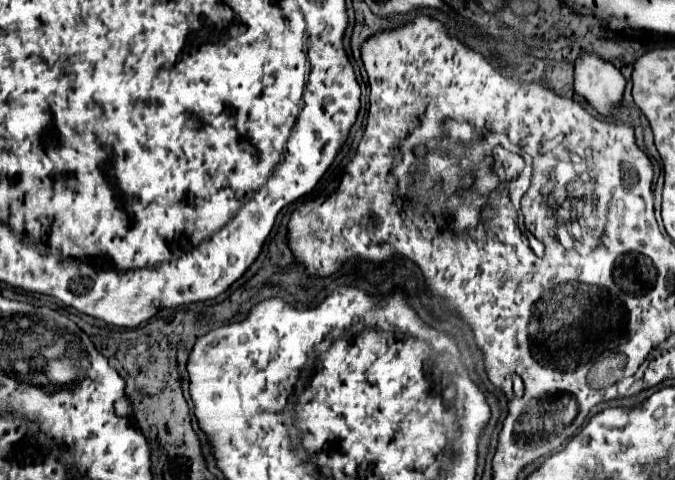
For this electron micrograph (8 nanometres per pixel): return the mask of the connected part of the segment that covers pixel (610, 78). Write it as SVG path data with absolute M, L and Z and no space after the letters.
M582 54L574 70L574 90L598 114L612 116L622 106L626 80L608 62L594 54Z

